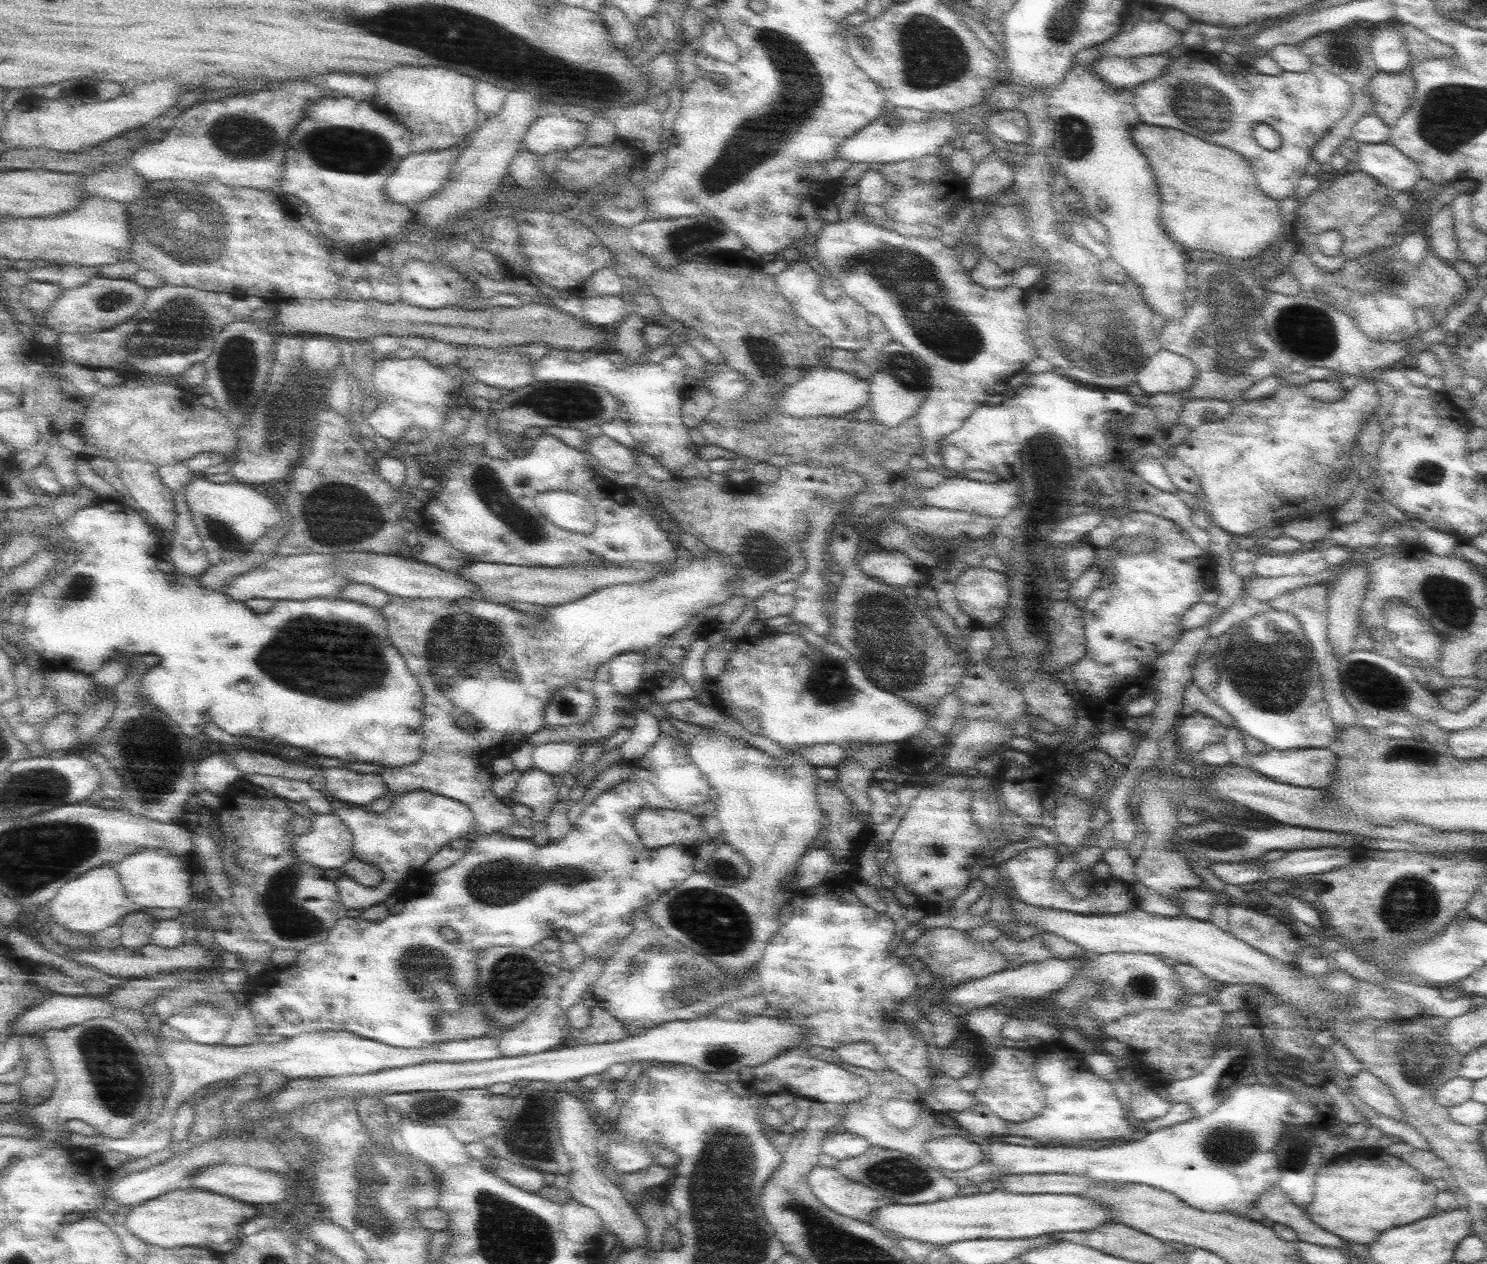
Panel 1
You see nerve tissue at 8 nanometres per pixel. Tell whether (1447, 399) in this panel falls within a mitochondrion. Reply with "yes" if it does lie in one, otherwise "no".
no

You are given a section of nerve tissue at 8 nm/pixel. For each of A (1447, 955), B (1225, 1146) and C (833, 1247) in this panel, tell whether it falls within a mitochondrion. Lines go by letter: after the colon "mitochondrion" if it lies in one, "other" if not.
A: mitochondrion
B: mitochondrion
C: mitochondrion

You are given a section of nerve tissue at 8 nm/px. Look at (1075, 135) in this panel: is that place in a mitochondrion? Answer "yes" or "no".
yes

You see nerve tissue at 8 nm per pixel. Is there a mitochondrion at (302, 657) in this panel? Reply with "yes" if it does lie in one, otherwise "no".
yes

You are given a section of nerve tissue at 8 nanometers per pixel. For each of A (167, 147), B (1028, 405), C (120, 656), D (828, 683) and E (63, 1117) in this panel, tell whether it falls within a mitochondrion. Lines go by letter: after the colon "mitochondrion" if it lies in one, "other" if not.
A: other
B: other
C: other
D: mitochondrion
E: other

